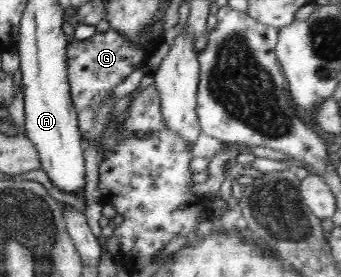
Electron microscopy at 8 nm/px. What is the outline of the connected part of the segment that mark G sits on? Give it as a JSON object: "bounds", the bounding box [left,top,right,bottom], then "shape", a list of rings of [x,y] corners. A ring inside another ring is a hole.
{"bounds":[66,29,151,160],"shape":[[[113,29],[97,33],[86,40],[74,40],[68,43],[66,48],[68,86],[79,120],[79,131],[88,139],[88,142],[99,141],[101,148],[98,152],[101,152],[102,160],[105,159],[107,152],[123,139],[121,138],[123,121],[116,124],[110,122],[110,113],[114,106],[114,99],[111,96],[112,88],[125,80],[136,68],[143,68],[149,55],[149,47],[151,45],[146,46],[146,41],[141,44],[141,47],[130,47],[128,39]]]}

